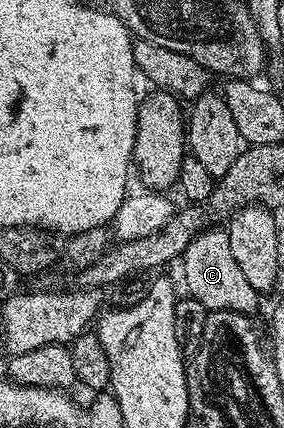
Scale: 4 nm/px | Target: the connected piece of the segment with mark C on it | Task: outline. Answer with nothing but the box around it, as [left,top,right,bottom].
[182,229,261,312]

